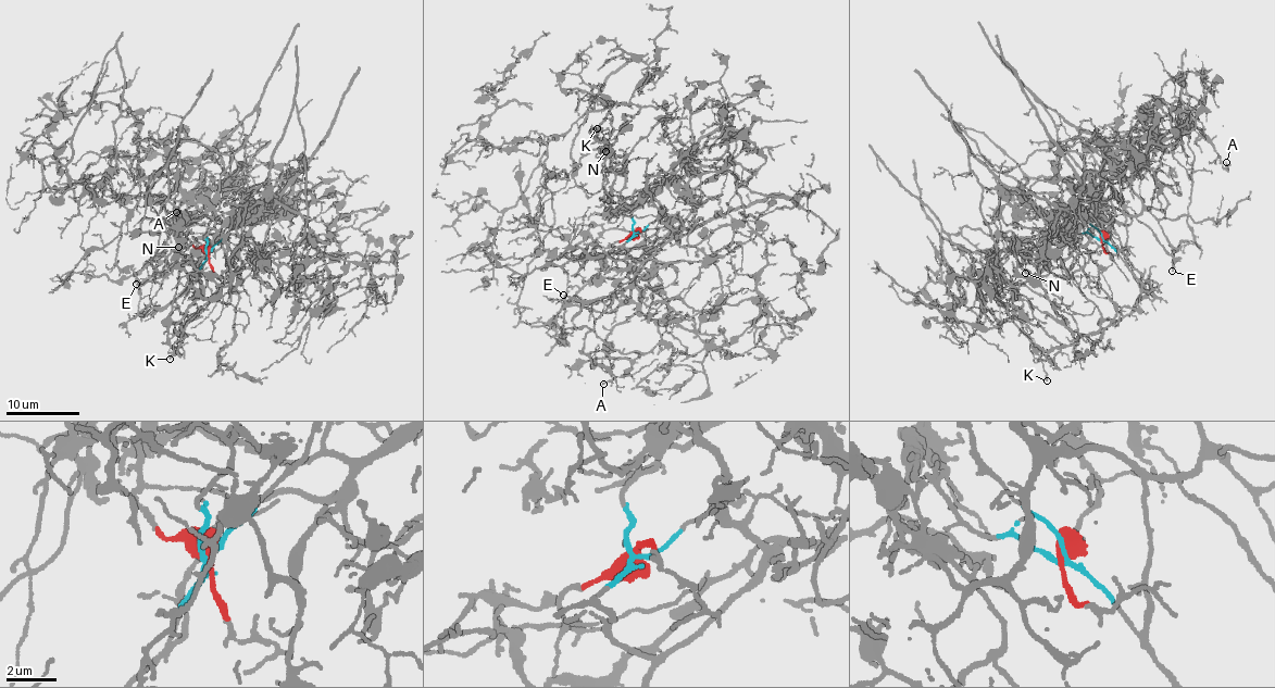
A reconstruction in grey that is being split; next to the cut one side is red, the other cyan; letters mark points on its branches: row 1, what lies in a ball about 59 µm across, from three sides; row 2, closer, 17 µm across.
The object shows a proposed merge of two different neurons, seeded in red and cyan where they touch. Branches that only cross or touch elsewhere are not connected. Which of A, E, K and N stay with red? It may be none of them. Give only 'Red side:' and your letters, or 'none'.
Red side: A

